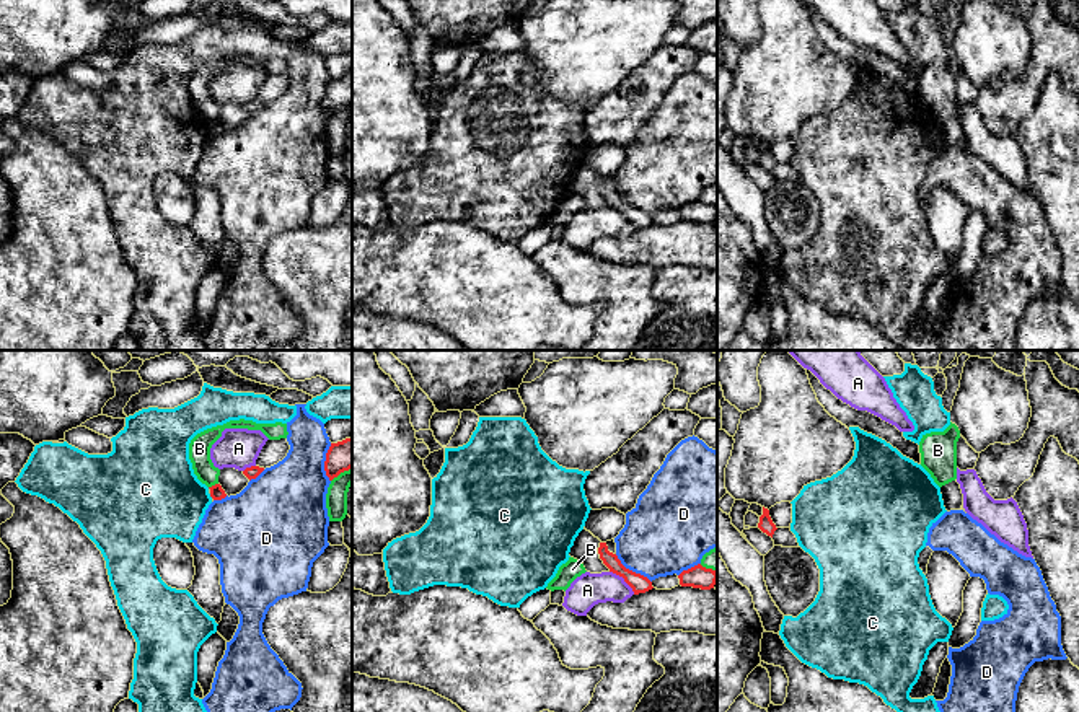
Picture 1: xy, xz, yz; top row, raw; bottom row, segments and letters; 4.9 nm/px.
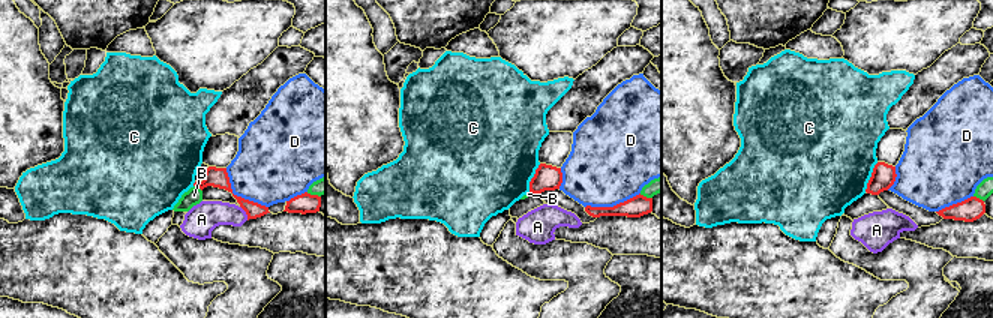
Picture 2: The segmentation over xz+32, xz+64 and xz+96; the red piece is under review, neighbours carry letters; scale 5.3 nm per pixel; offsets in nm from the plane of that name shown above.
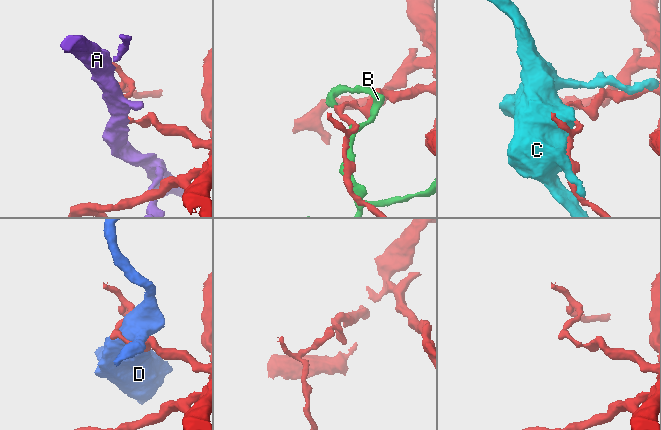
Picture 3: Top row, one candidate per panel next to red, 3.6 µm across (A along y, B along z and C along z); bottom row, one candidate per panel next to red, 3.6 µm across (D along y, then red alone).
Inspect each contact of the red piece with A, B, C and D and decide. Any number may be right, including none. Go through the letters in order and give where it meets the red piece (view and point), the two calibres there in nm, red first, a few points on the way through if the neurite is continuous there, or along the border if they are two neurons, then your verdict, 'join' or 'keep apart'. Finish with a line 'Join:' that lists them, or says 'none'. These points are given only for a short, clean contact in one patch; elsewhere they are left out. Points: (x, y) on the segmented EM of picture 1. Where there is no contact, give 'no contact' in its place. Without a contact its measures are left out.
A: contact xz (625, 580); calibres 90 and 160 nm; keep apart
B: contact xy (212, 486); calibres 70 and 110 nm; keep apart
C: contact xy (211, 496); calibres 70 and 400 nm; keep apart
D: contact xz (631, 571); calibres 90 and 400 nm; keep apart
Join: none

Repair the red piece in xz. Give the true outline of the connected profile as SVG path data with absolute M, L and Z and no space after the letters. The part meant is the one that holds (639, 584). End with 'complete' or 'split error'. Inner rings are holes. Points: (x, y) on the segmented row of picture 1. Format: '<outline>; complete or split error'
M600 543L598 554L610 572L624 578L624 582L632 588L634 595L645 593L654 588L647 577L626 569L618 556L608 551L606 543Z; complete

